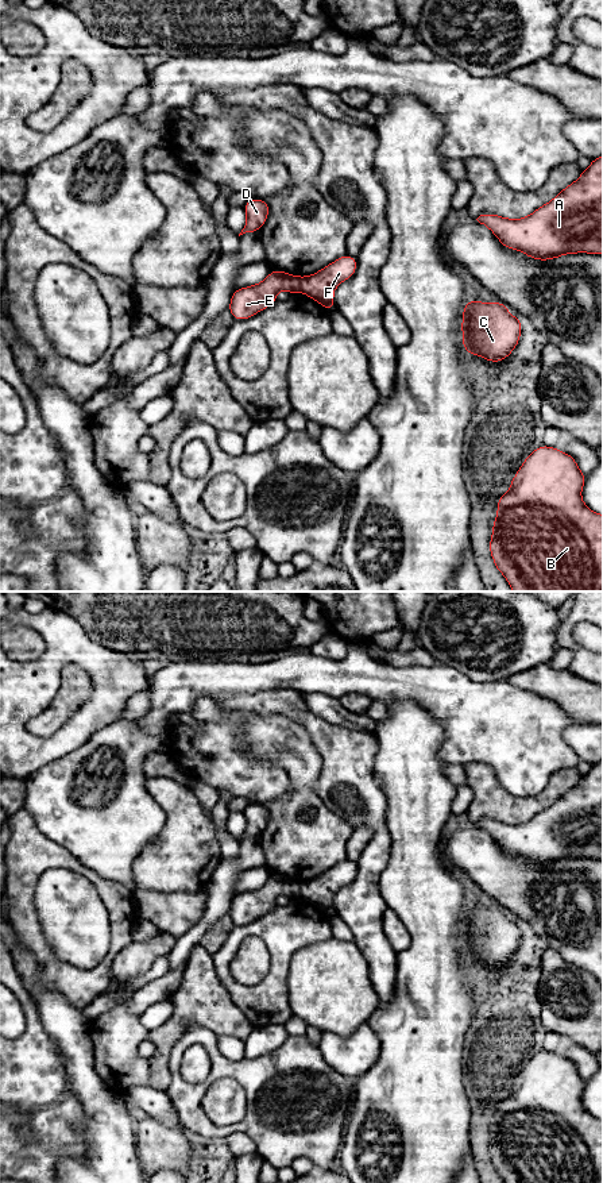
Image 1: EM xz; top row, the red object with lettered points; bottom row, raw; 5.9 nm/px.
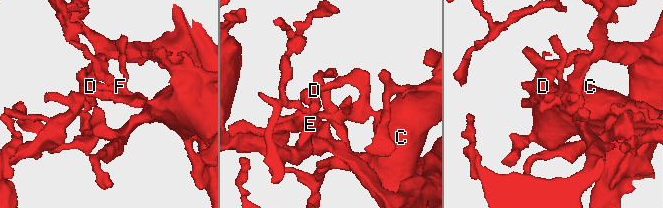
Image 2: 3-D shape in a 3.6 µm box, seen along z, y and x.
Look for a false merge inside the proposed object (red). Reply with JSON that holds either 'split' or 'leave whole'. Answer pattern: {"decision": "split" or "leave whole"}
{"decision": "split"}

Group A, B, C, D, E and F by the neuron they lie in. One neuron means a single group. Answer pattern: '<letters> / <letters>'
A C D F / B E

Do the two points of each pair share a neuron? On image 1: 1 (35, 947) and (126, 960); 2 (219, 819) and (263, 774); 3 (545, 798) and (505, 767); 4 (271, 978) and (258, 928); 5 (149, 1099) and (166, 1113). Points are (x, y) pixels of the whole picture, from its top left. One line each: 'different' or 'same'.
1: different
2: different
3: different
4: same
5: same

